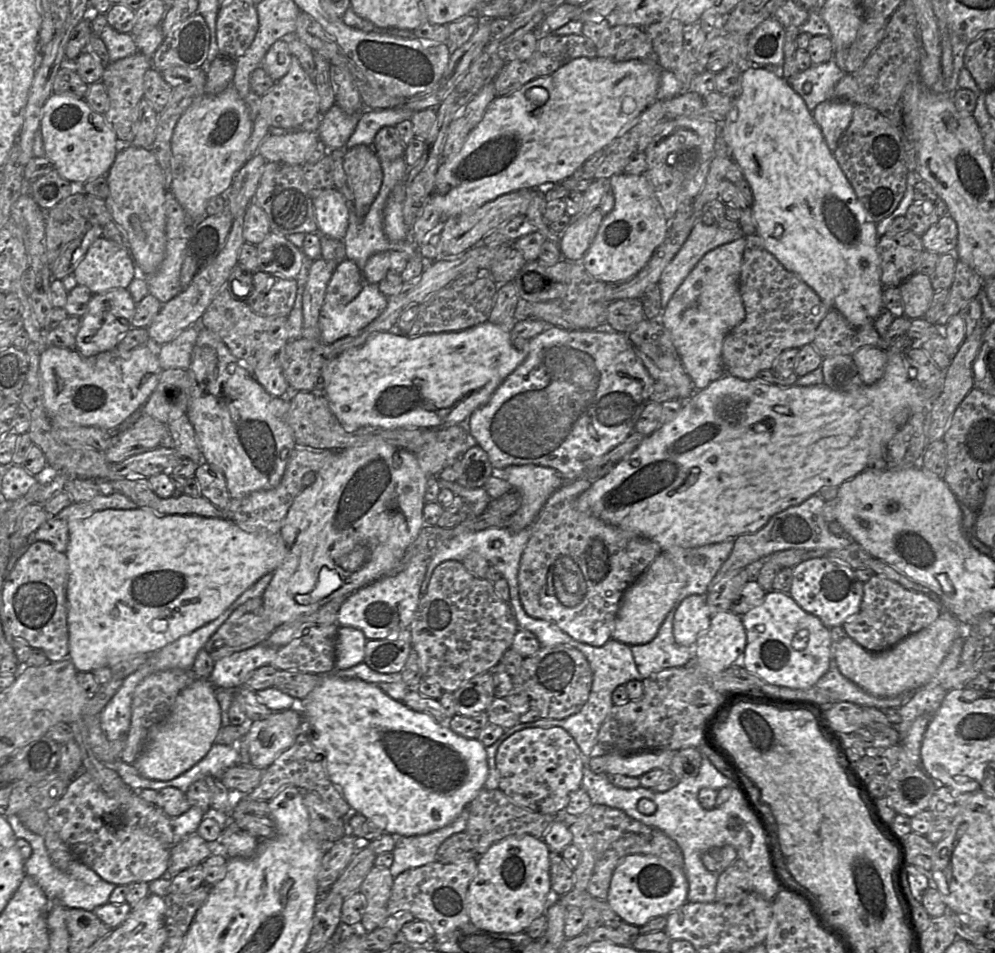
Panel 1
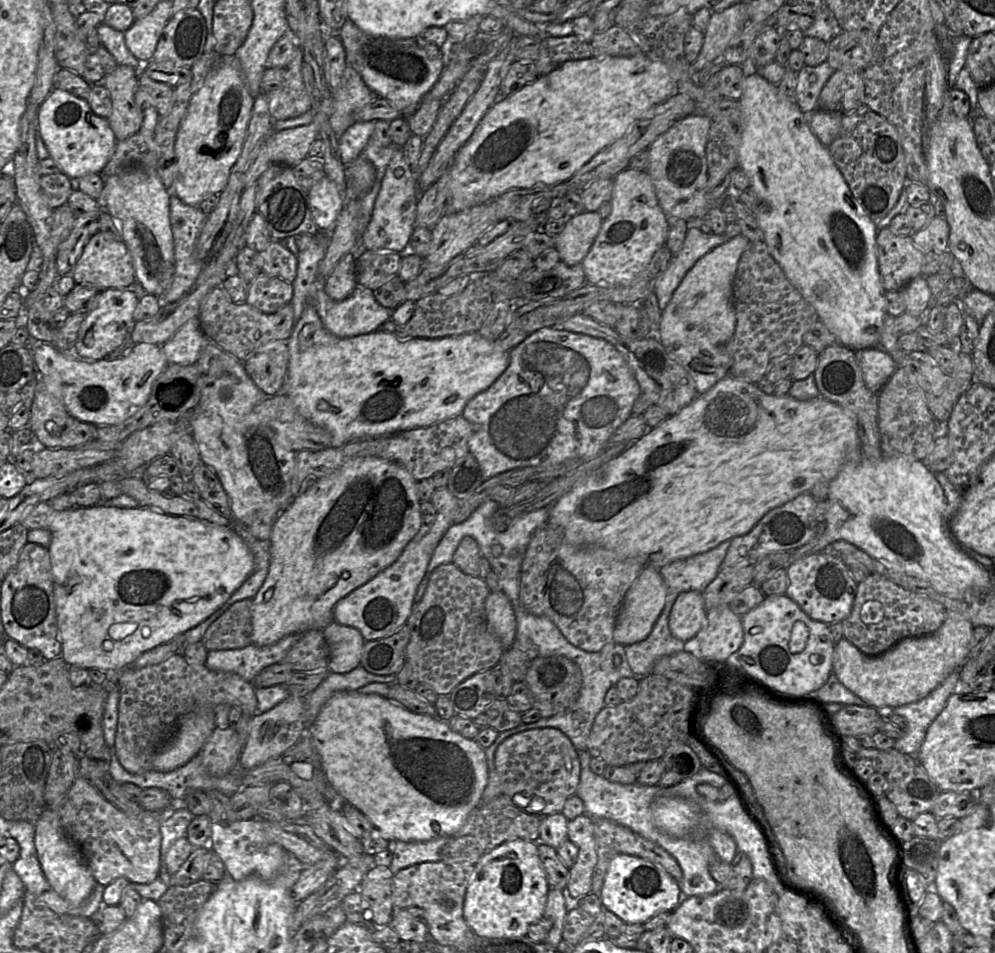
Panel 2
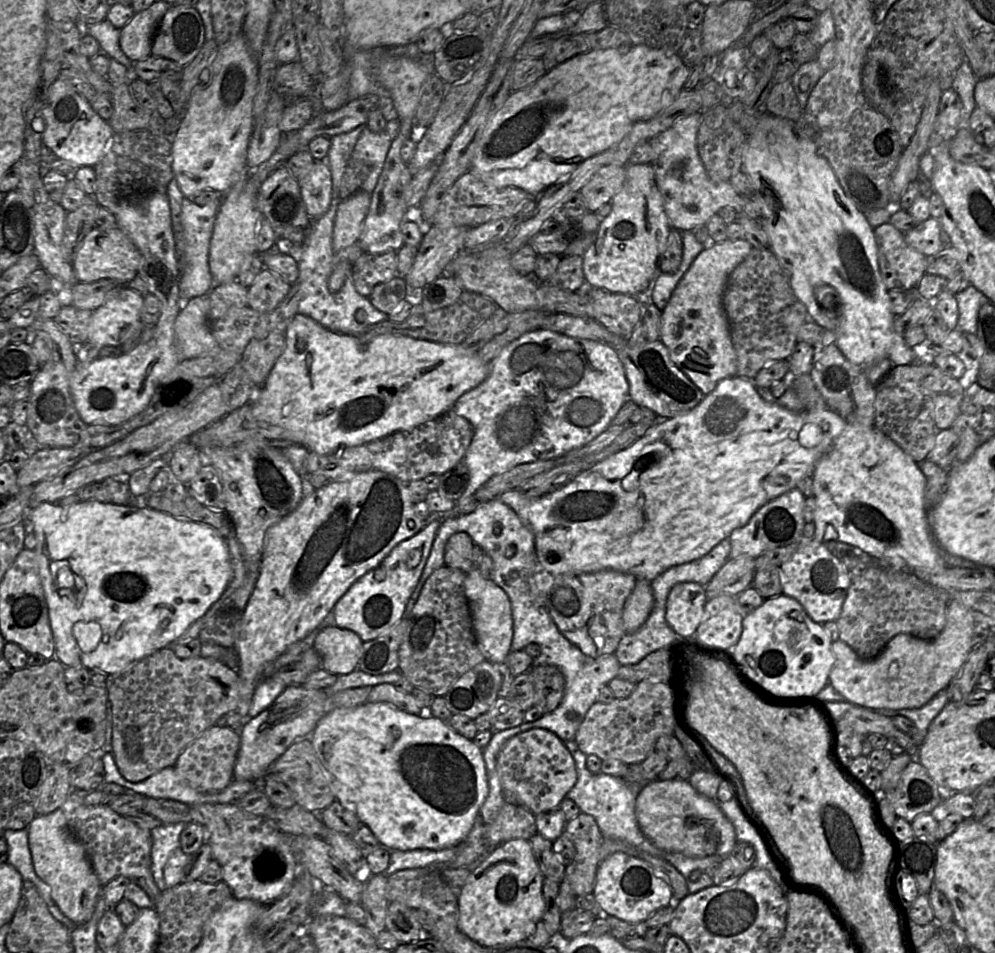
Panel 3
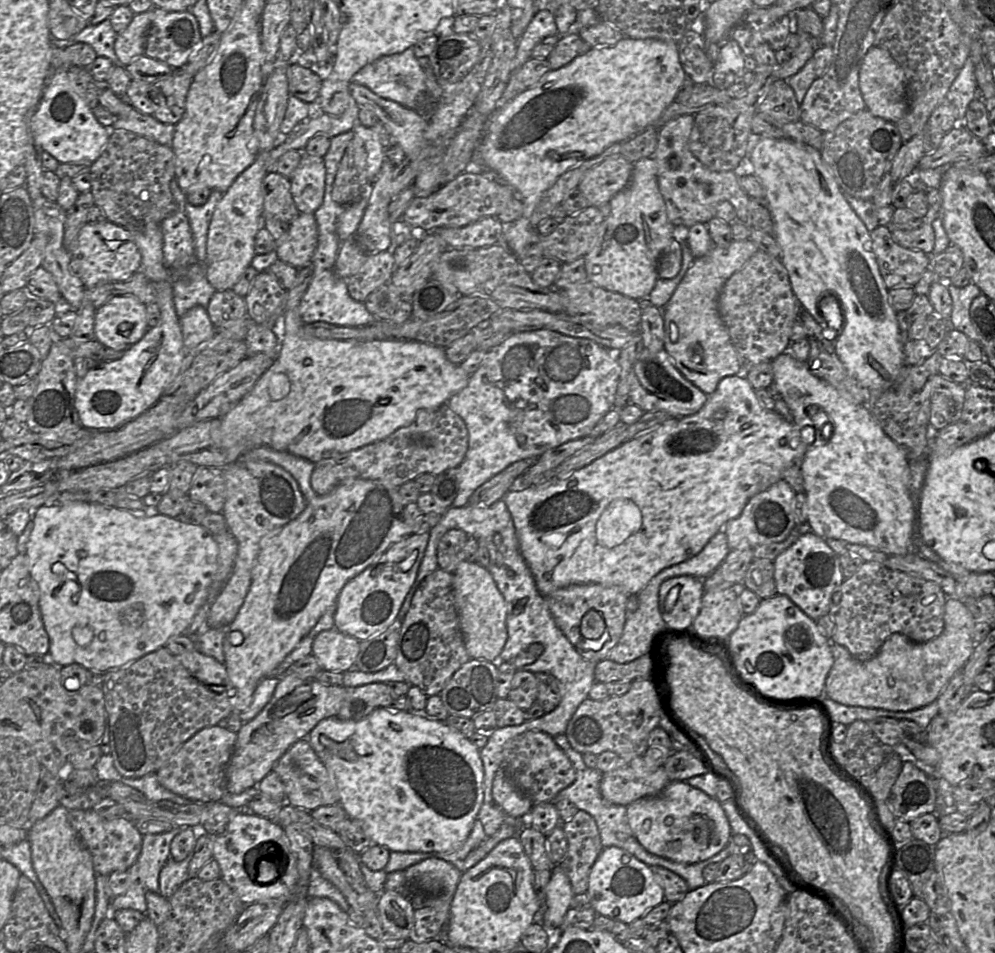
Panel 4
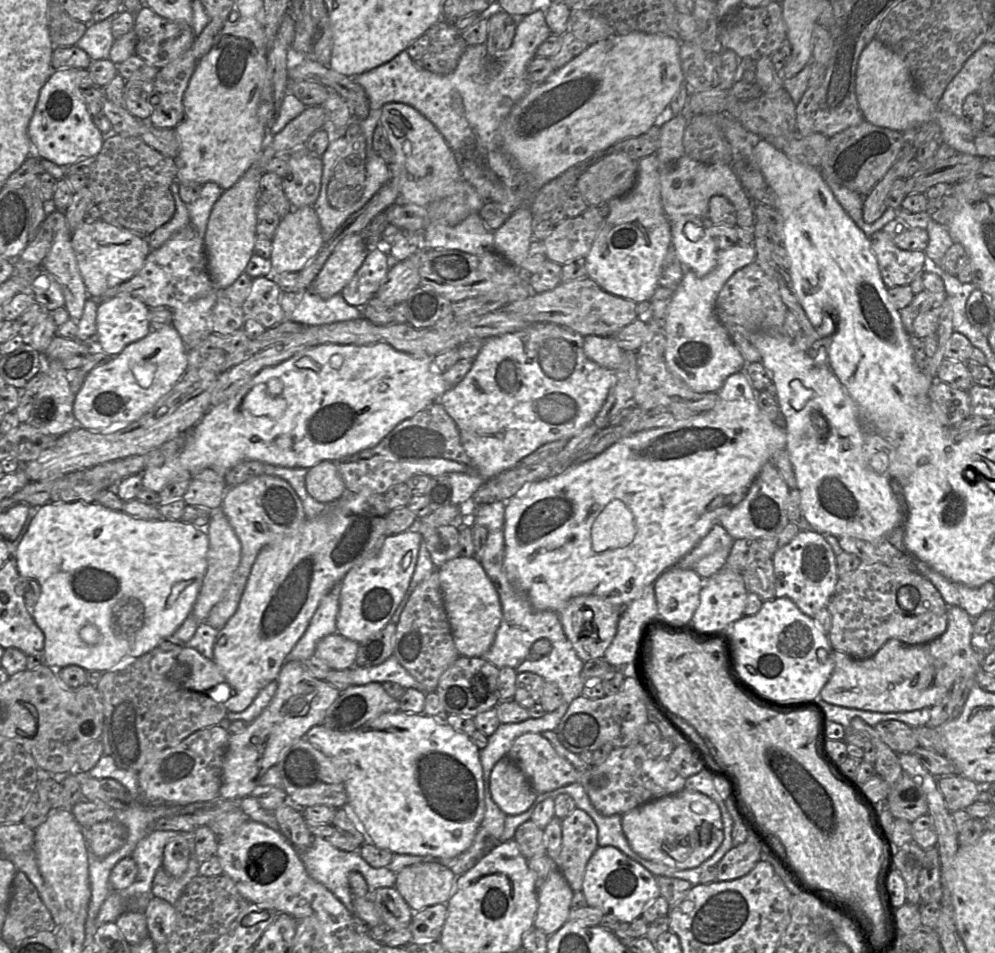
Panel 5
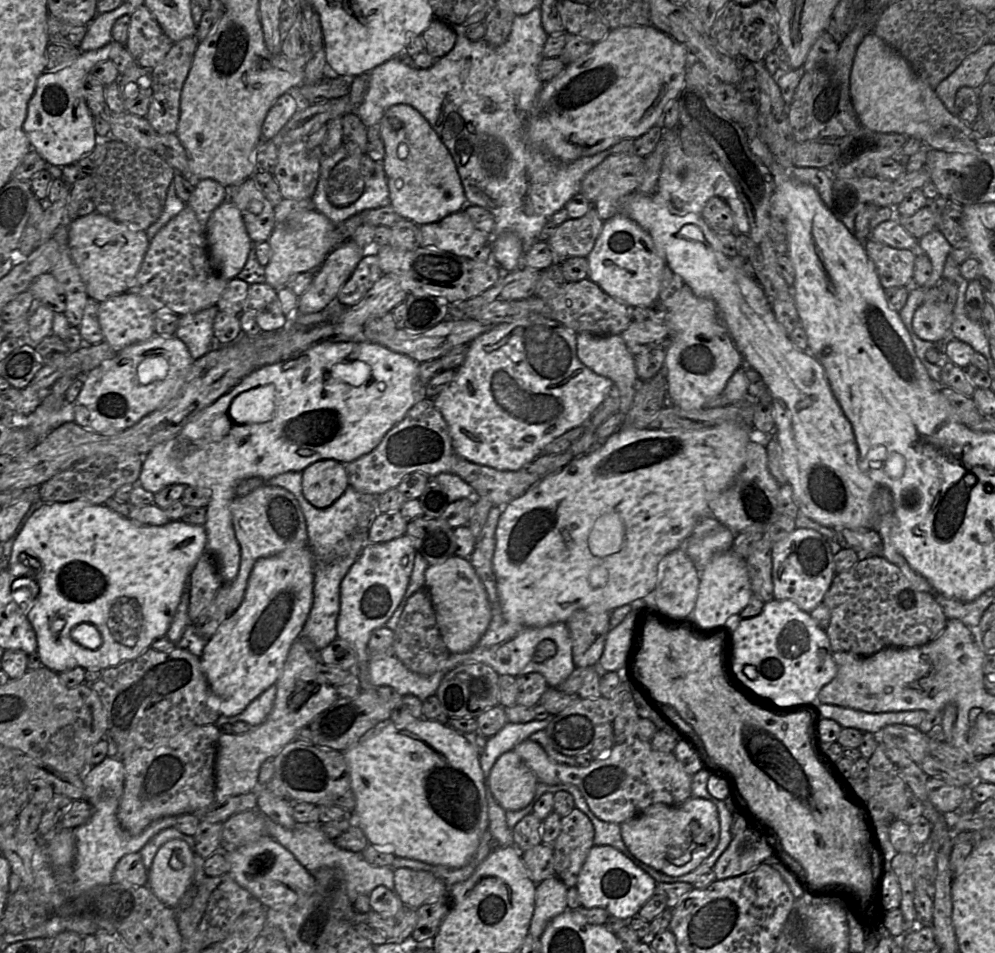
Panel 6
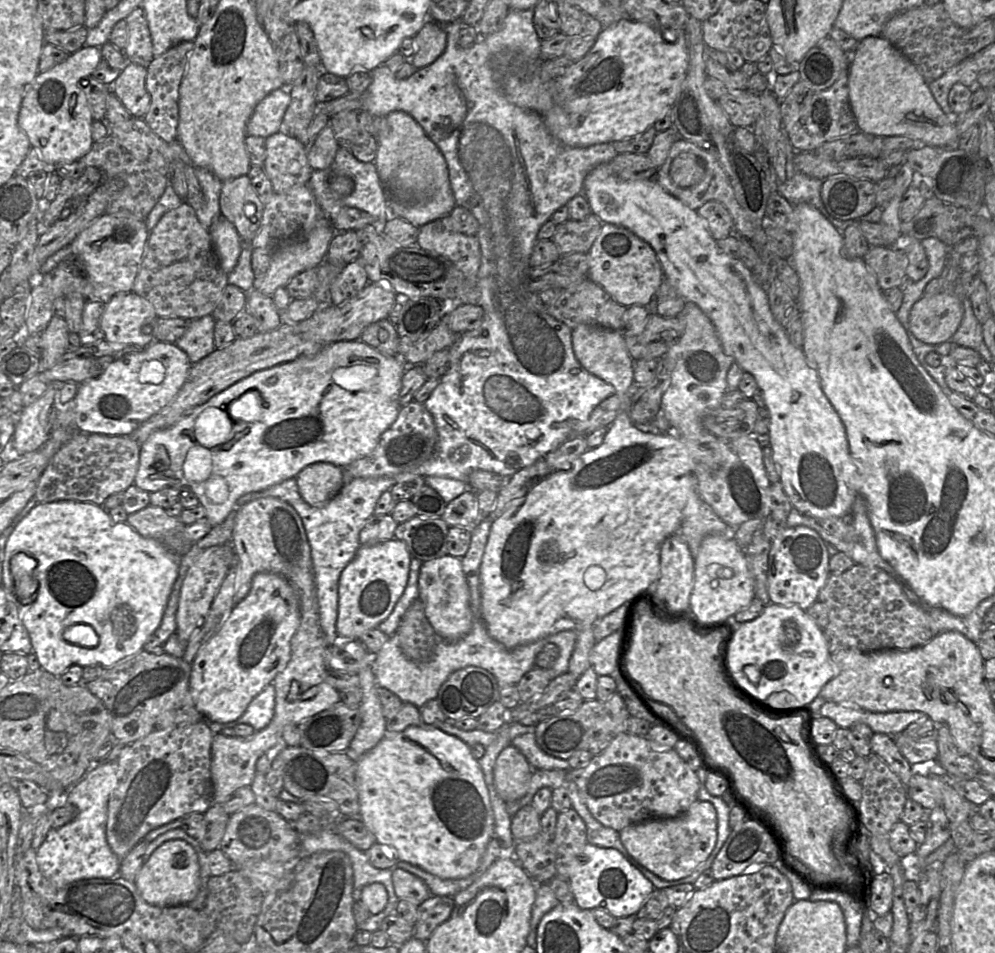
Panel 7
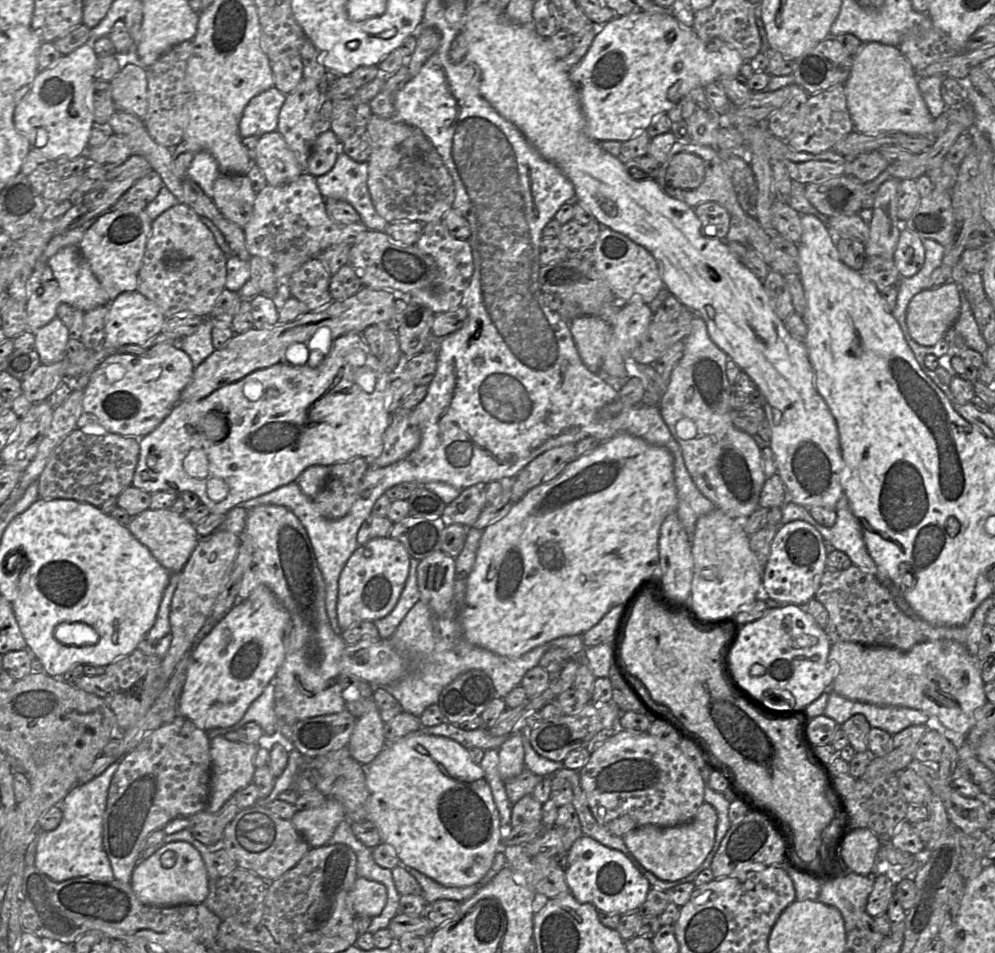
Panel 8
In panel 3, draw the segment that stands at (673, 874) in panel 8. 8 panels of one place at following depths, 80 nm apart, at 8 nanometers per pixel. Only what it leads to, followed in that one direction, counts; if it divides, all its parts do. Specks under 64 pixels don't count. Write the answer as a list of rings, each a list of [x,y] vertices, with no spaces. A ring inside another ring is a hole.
[[[656,779],[641,789],[635,815],[643,834],[660,849],[697,858],[711,855],[726,857],[737,841],[734,827],[718,803],[722,802],[702,795],[687,780]]]

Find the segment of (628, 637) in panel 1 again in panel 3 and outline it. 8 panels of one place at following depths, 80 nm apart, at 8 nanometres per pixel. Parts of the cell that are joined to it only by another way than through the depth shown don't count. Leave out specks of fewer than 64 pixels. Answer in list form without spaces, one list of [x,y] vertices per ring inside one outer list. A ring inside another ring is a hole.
[[[637,579],[632,593],[627,598],[622,614],[625,633],[636,632],[648,619],[654,607],[651,582]]]

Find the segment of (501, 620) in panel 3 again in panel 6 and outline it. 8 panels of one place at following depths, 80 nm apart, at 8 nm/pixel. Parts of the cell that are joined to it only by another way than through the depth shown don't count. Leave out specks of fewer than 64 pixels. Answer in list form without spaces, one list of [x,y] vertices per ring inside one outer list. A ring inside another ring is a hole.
[[[451,556],[440,564],[430,565],[425,572],[427,589],[436,614],[442,639],[451,653],[472,650],[487,631],[492,619],[486,589],[469,558]]]

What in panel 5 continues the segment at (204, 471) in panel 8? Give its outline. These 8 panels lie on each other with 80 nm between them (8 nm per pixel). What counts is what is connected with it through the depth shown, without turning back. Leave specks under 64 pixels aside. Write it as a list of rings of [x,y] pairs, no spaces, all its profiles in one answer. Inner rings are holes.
[[[328,343],[304,349],[277,365],[263,368],[234,397],[212,406],[201,420],[185,433],[184,445],[177,455],[160,466],[147,467],[143,471],[143,488],[160,493],[170,482],[192,480],[205,469],[212,469],[225,476],[228,470],[246,460],[257,460],[287,468],[309,469],[321,461],[334,462],[372,448],[402,421],[438,402],[439,398],[452,388],[442,374],[432,371],[432,363],[432,357],[412,356],[397,351],[386,343]],[[262,383],[268,385],[270,395],[282,395],[286,401],[286,409],[280,417],[254,416],[241,408],[245,395]],[[221,508],[210,510],[211,516],[206,528],[199,528],[208,536],[207,570],[201,590],[193,606],[192,614],[199,623],[206,623],[211,609],[227,590],[241,557],[241,545]]]

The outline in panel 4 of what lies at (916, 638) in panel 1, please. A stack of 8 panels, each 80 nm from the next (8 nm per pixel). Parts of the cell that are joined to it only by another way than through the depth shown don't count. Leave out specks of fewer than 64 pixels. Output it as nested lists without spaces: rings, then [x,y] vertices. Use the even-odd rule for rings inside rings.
[[[947,598],[944,619],[944,631],[937,638],[918,643],[903,634],[894,633],[886,639],[878,653],[867,661],[856,659],[844,646],[831,642],[834,664],[825,681],[824,695],[845,706],[888,711],[911,711],[936,701],[948,682],[971,657],[976,646],[973,641],[975,619],[961,600]]]

